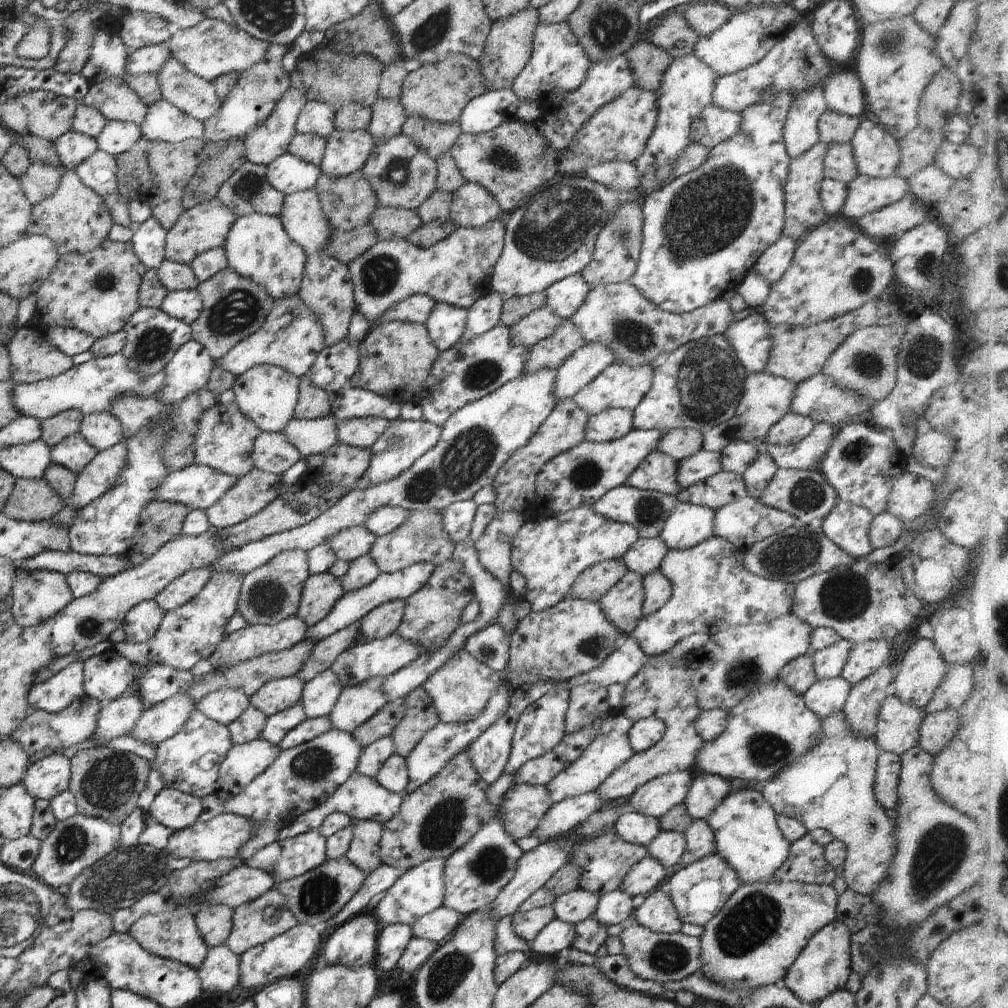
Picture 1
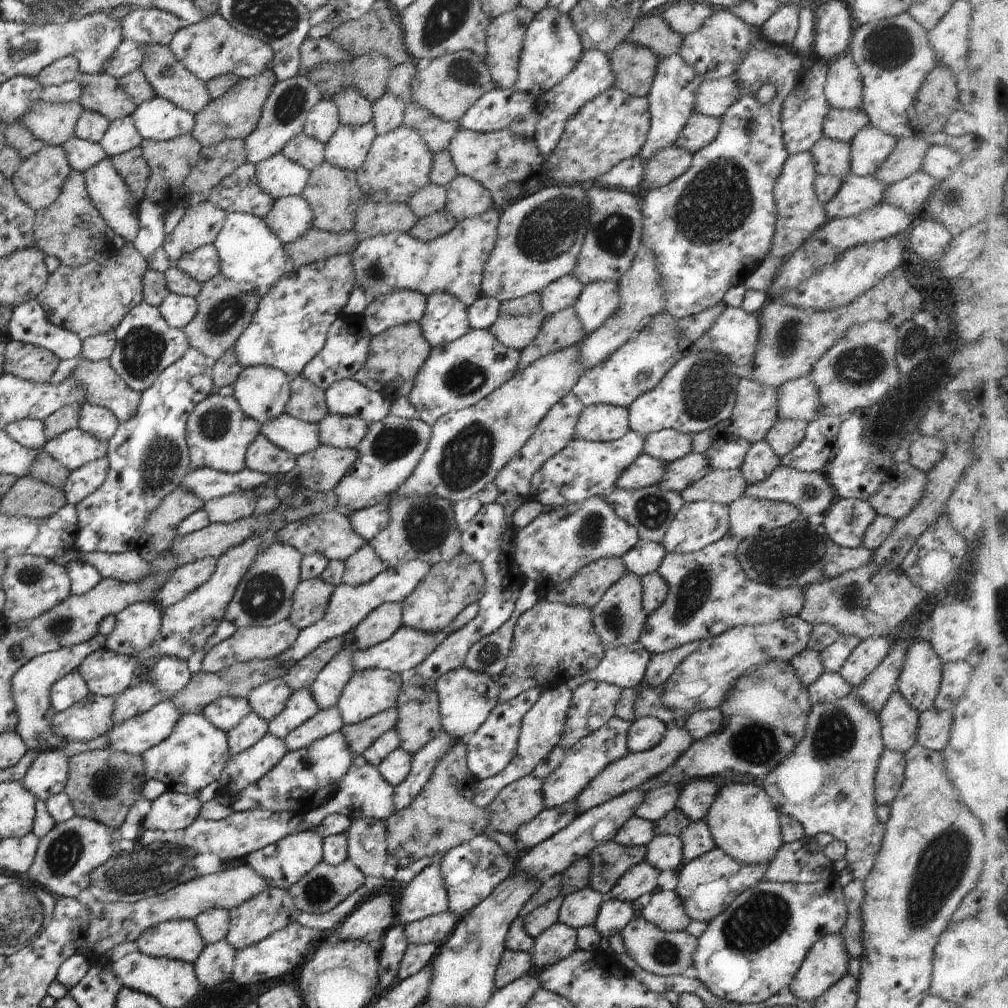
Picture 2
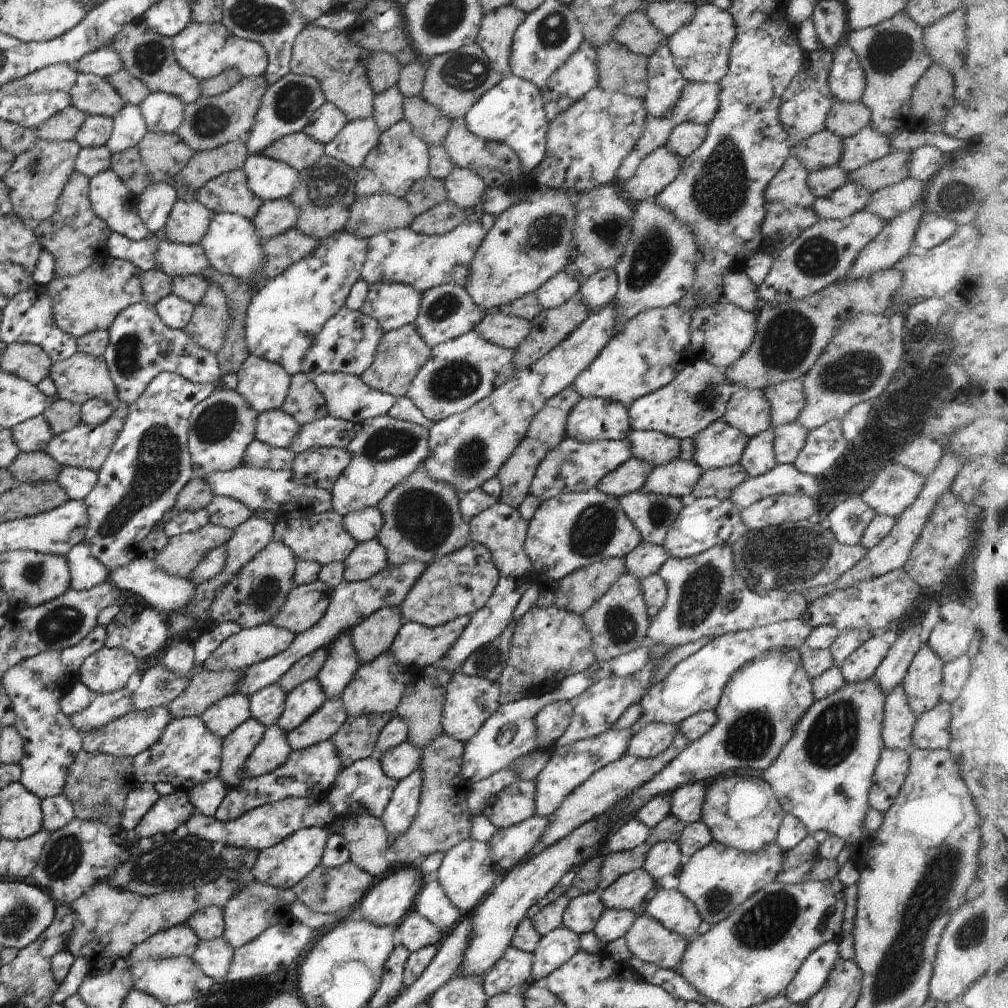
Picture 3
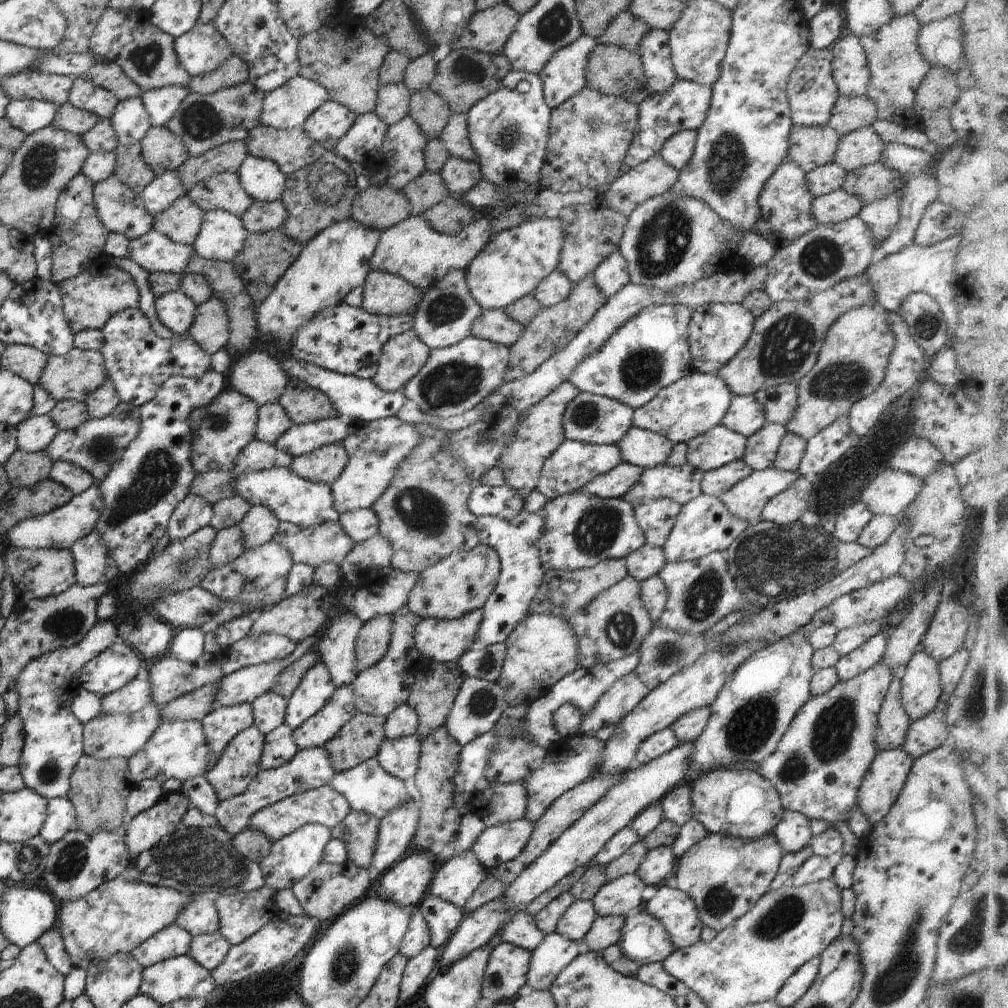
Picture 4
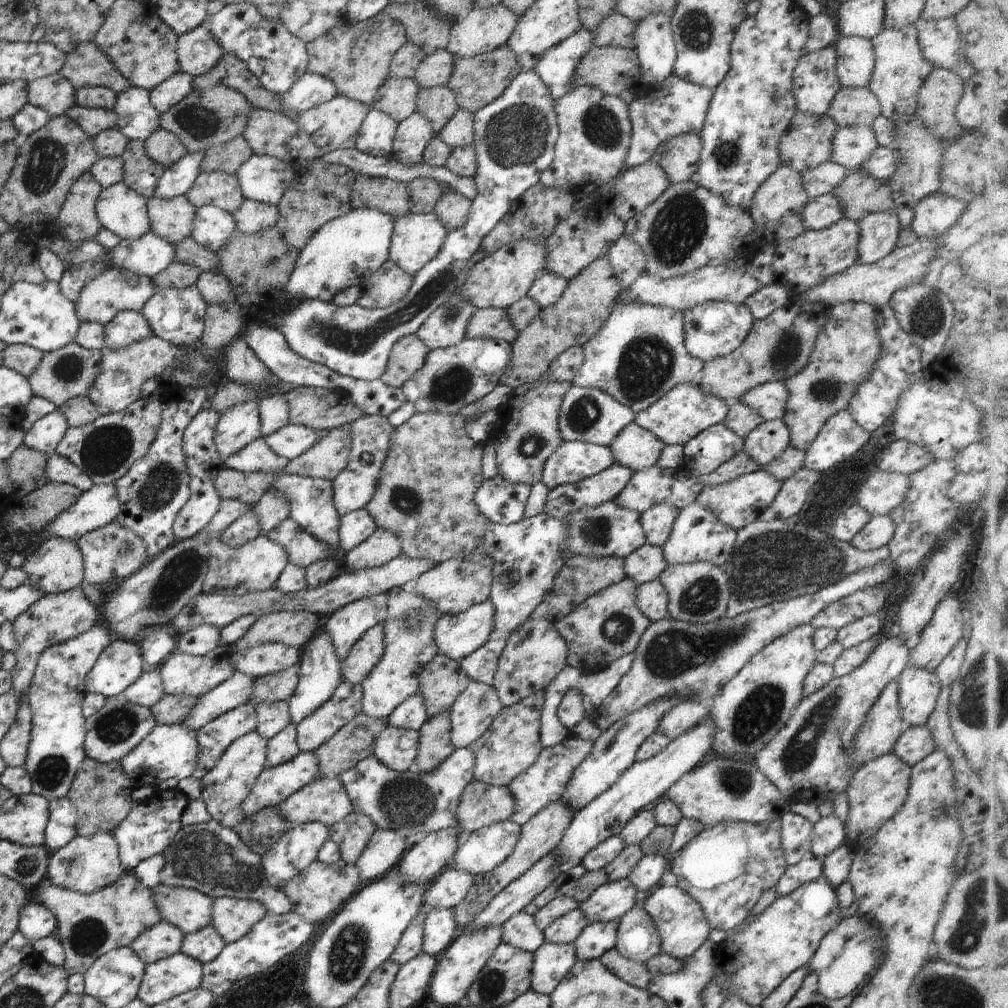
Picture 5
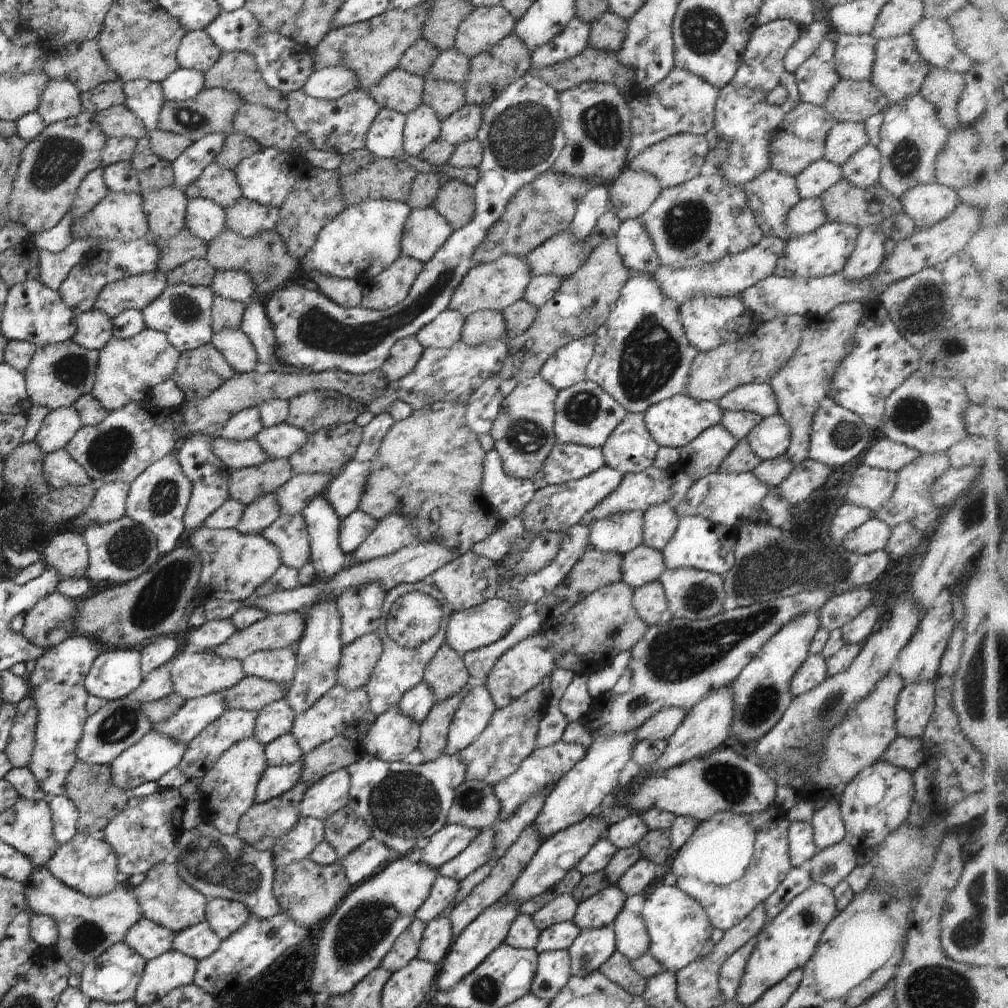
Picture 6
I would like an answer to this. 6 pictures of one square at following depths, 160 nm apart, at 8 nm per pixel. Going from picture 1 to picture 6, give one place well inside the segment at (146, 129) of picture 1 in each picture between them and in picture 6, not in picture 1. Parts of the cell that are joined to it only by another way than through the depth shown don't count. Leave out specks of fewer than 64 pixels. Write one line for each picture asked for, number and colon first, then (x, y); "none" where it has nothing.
2: (158, 119)
3: (163, 114)
4: (161, 104)
5: (171, 92)
6: (184, 83)

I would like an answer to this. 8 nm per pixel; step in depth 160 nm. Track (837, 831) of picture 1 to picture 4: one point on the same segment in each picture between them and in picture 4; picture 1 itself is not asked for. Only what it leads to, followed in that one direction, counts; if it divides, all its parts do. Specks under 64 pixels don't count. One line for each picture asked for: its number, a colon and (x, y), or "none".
2: (827, 784)
3: (823, 775)
4: (817, 768)

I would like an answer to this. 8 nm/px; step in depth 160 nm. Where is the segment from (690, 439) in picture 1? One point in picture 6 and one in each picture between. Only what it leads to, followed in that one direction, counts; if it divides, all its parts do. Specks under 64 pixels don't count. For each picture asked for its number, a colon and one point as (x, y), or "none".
2: (668, 445)
3: (654, 447)
4: (641, 447)
5: (636, 448)
6: (630, 448)

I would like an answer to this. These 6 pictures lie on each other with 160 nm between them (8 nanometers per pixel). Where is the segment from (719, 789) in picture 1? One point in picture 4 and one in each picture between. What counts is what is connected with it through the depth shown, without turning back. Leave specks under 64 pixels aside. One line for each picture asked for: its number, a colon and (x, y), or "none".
2: (694, 801)
3: (686, 802)
4: (676, 805)

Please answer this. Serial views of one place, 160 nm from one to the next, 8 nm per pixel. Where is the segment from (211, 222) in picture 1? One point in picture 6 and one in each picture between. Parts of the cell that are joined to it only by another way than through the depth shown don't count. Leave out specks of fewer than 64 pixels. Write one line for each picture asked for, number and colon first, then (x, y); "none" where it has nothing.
2: (201, 224)
3: (189, 221)
4: (181, 221)
5: (172, 219)
6: (165, 209)

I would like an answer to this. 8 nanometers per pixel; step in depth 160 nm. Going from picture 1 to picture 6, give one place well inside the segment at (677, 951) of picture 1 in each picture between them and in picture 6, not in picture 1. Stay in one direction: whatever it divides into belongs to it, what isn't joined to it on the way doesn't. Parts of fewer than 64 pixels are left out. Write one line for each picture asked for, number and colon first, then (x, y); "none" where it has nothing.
2: (661, 953)
3: (648, 940)
4: (643, 939)
5: (637, 937)
6: (631, 937)

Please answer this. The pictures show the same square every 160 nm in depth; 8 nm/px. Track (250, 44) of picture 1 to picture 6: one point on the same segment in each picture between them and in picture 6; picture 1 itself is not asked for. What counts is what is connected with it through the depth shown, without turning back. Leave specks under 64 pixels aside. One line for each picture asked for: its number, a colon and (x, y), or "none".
2: (211, 48)
3: (204, 50)
4: (201, 50)
5: (198, 52)
6: (196, 50)

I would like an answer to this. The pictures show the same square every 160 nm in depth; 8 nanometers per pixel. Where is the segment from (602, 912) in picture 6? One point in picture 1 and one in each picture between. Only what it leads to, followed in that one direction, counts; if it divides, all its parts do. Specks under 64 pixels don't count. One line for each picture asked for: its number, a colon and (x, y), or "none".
1: (644, 875)
2: (641, 879)
3: (629, 890)
4: (622, 896)
5: (610, 902)

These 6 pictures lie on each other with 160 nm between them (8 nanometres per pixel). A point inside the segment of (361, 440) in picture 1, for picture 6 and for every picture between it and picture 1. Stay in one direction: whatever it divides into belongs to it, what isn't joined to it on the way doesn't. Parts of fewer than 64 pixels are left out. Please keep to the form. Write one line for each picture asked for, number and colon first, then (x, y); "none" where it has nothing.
2: (345, 432)
3: (329, 432)
4: (298, 440)
5: (291, 441)
6: (281, 441)

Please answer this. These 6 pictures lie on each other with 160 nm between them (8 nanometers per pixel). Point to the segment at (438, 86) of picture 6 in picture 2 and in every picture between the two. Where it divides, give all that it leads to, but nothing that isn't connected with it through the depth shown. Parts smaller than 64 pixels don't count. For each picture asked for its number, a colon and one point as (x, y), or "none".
2: (437, 134)
3: (430, 125)
4: (430, 111)
5: (438, 105)

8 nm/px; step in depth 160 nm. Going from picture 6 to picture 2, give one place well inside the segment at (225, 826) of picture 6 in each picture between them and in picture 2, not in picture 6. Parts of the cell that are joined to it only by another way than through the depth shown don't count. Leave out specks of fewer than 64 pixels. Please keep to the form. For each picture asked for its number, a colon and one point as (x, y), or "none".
2: (244, 735)
3: (237, 746)
4: (237, 766)
5: (225, 787)

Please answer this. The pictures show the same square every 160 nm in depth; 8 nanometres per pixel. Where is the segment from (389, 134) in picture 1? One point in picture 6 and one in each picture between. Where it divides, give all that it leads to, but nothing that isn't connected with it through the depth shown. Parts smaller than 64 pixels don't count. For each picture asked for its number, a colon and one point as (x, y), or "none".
2: (388, 111)
3: (388, 106)
4: (392, 105)
5: (396, 97)
6: (400, 90)

